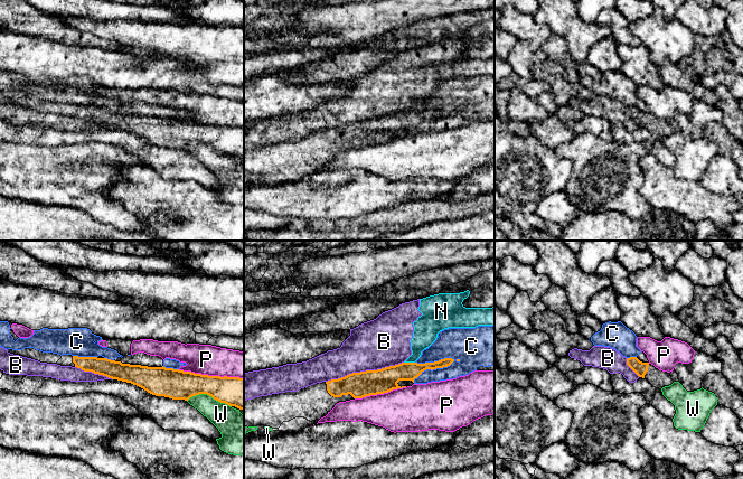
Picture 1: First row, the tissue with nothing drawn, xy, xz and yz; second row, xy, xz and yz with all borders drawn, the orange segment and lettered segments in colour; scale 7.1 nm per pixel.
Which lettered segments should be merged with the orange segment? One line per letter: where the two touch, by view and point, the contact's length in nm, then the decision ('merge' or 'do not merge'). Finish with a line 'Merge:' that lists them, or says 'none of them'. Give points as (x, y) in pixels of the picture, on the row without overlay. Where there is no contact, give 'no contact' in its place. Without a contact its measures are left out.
B: xz (364, 121) | 600 nm | do not merge
C: xz (435, 118) | 380 nm | do not merge
N: xz (410, 112) | 80 nm | do not merge
P: xy (210, 125) | 480 nm | do not merge
W: xy (209, 144) | 320 nm | do not merge
Merge: none of them

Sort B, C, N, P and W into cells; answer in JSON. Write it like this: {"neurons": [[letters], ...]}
{"neurons": [["B", "N"], ["C"], ["P"], ["W"]]}

